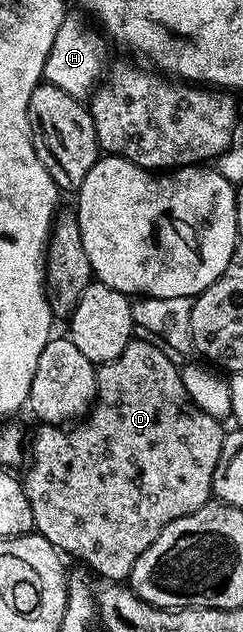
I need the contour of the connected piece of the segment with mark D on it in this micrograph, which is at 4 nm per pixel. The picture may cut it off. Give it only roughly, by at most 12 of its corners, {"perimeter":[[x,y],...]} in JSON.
{"perimeter":[[161,344],[37,426],[22,489],[59,553],[122,583],[211,500],[223,422]]}

